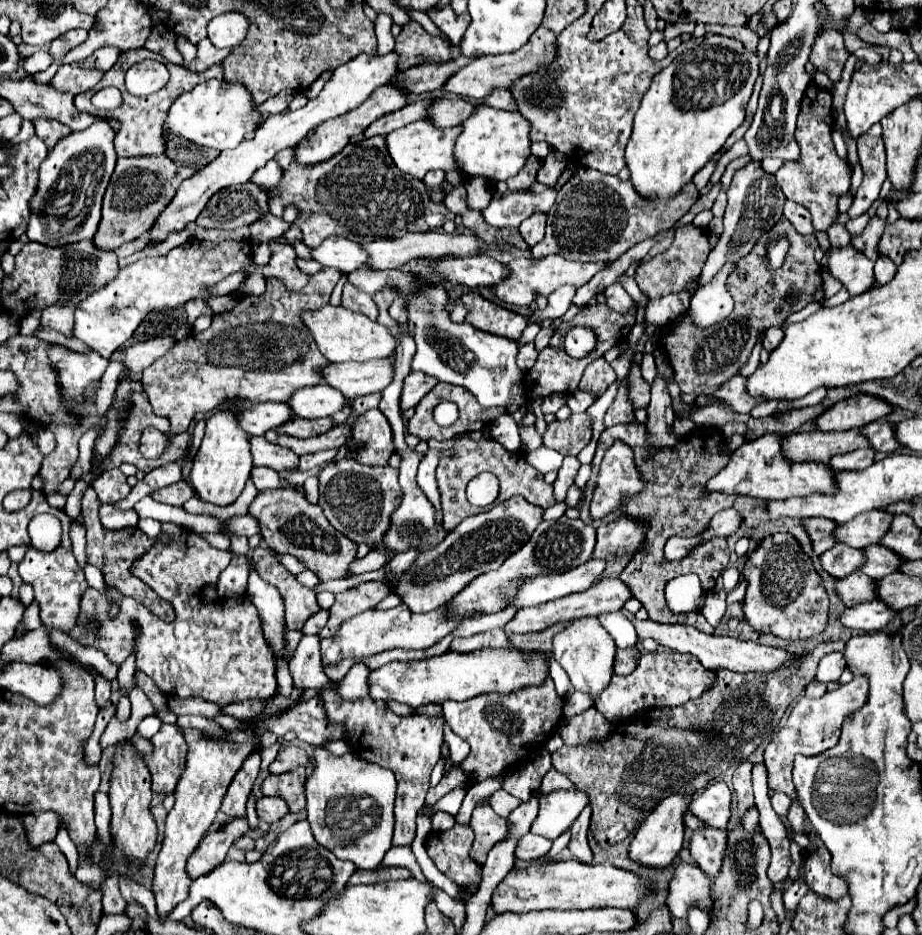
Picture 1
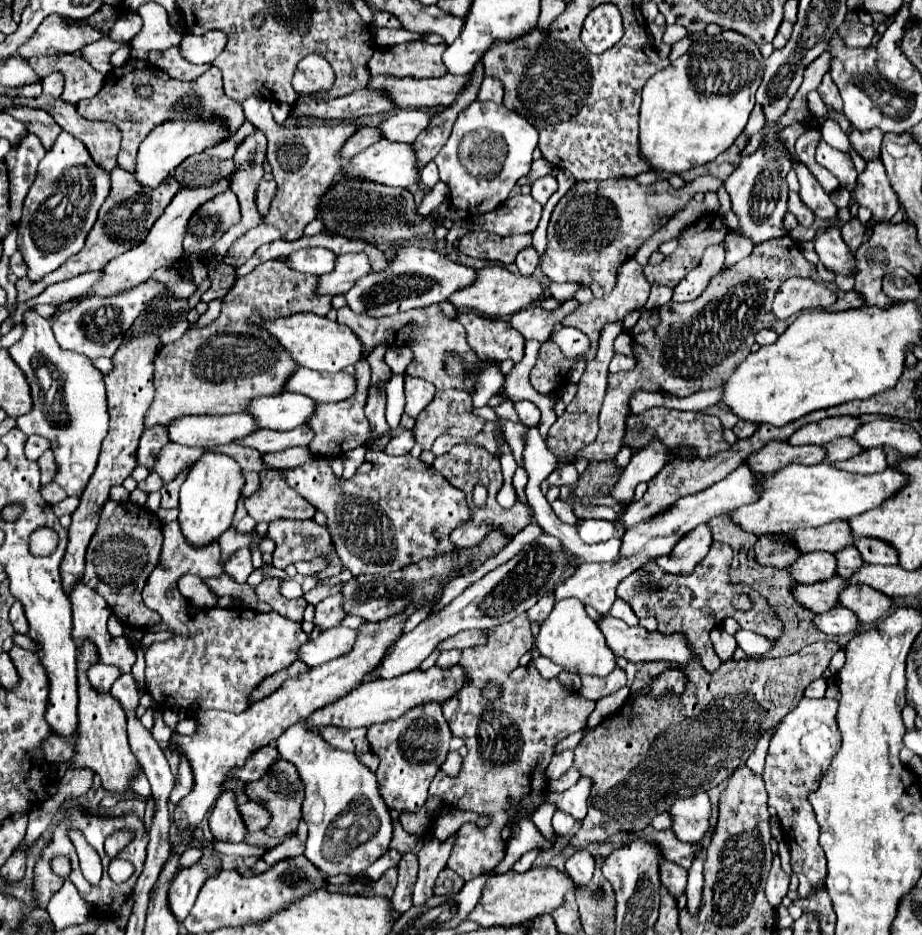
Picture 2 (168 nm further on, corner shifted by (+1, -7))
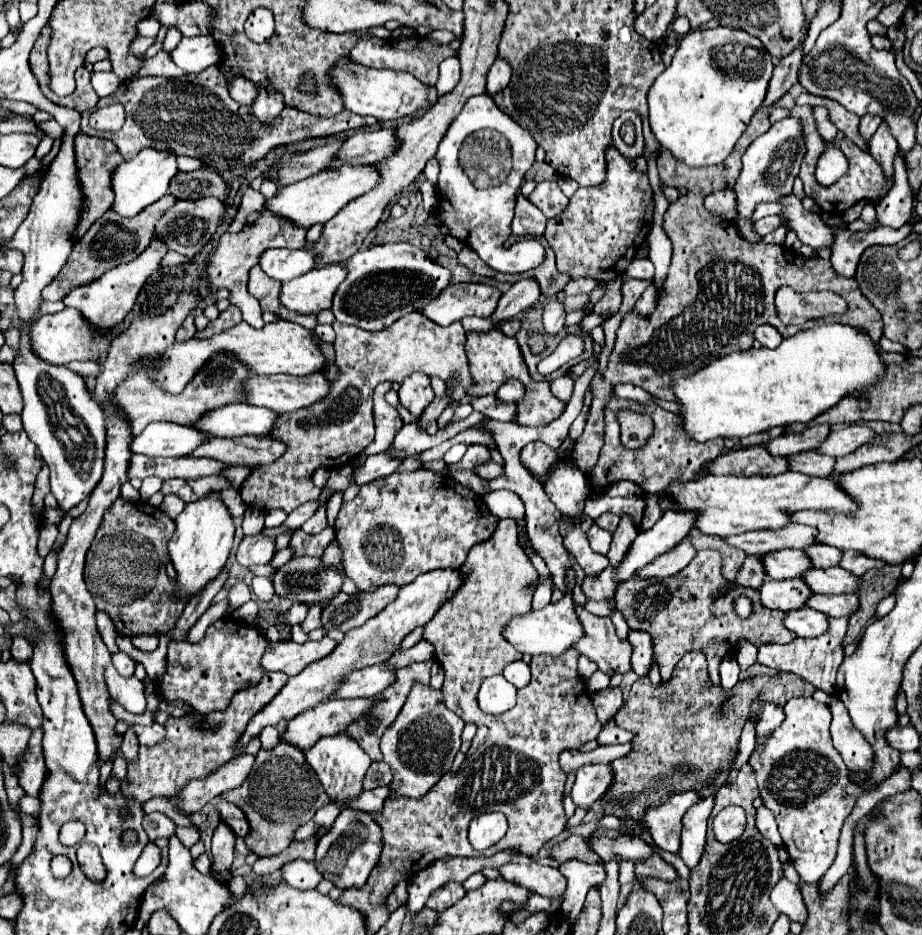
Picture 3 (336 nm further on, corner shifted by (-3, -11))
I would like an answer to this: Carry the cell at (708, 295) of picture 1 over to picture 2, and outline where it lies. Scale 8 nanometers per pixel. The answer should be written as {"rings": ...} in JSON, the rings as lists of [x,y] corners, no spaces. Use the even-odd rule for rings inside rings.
{"rings":[[[730,230],[724,238],[724,250],[726,250],[726,268],[734,266],[738,260],[746,258],[752,252],[752,242],[744,240],[742,236],[738,236],[734,230]]]}

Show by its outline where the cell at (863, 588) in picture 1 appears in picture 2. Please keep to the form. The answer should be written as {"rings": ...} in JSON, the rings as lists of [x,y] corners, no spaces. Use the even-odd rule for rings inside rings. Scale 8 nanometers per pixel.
{"rings":[[[834,576],[832,580],[824,580],[820,584],[798,584],[794,594],[798,602],[814,612],[830,612],[832,608],[840,606],[840,592],[848,586],[848,580],[842,576]]]}

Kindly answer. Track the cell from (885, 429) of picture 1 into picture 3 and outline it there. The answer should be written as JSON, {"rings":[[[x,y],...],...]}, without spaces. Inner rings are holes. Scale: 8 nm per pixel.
{"rings":[[[804,452],[788,458],[788,470],[802,472],[806,476],[826,478],[834,470],[834,462],[836,458],[832,456],[822,456],[818,452]]]}

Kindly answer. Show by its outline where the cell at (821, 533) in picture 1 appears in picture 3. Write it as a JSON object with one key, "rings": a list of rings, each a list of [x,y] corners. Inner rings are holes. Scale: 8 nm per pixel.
{"rings":[[[748,556],[744,562],[742,562],[742,566],[740,566],[740,572],[736,574],[736,578],[734,578],[734,586],[742,586],[742,588],[746,588],[746,586],[750,586],[750,588],[754,588],[754,590],[758,590],[760,588],[760,584],[764,582],[764,568],[762,568],[762,564],[760,564],[760,558],[758,556]]]}

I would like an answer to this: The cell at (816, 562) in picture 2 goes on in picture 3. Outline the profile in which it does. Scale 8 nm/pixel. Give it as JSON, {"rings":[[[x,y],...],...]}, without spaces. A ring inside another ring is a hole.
{"rings":[[[776,550],[768,552],[762,556],[764,572],[772,580],[788,580],[788,578],[798,578],[800,572],[806,572],[810,568],[808,558],[804,556],[802,550]]]}

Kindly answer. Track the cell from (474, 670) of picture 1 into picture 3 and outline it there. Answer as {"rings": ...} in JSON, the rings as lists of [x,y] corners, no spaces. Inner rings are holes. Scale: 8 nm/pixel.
{"rings":[[[368,698],[368,700],[328,700],[322,704],[316,704],[314,708],[308,708],[300,716],[294,716],[292,720],[288,720],[286,730],[280,734],[280,742],[292,744],[304,752],[304,750],[312,748],[320,738],[334,736],[336,732],[344,732],[354,720],[358,720],[364,712],[368,712],[372,702],[374,702],[374,698]]]}

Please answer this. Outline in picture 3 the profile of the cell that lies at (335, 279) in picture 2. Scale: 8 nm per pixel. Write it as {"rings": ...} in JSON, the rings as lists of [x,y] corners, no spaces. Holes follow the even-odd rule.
{"rings":[[[336,264],[336,268],[316,268],[296,280],[282,282],[280,304],[298,314],[320,314],[332,306],[332,292],[336,292],[340,280],[344,280],[342,264]]]}

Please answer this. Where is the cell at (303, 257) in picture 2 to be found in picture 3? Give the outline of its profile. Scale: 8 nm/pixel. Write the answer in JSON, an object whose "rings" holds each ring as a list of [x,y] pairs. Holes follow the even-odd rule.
{"rings":[[[270,248],[260,254],[258,266],[274,280],[284,282],[312,270],[312,252]]]}

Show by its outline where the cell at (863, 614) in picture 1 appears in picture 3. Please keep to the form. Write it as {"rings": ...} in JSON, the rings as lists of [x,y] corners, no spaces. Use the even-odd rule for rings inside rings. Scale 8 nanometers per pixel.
{"rings":[[[802,606],[798,610],[786,612],[782,618],[782,624],[790,632],[794,632],[796,636],[812,638],[812,636],[820,636],[820,632],[824,632],[826,620],[828,620],[828,616],[824,616],[822,612],[816,612],[808,606]]]}

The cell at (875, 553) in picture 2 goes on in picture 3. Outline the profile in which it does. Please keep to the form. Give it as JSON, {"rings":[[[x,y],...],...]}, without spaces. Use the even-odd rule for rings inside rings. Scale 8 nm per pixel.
{"rings":[[[844,552],[838,566],[848,570],[854,576],[862,576],[868,568],[880,568],[880,560],[868,560],[868,556],[860,556],[860,552]]]}

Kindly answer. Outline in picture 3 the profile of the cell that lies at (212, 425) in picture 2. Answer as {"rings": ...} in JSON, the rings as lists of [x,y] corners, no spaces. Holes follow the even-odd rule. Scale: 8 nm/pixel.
{"rings":[[[148,424],[140,436],[136,436],[130,442],[132,454],[144,454],[144,456],[186,456],[192,452],[192,448],[200,446],[208,436],[200,436],[200,432],[192,432],[188,426],[180,424]]]}

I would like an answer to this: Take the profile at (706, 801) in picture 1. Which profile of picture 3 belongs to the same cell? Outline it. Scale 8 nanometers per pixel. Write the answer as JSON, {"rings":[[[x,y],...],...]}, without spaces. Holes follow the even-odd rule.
{"rings":[[[678,792],[668,798],[668,802],[660,806],[648,806],[644,810],[642,822],[646,824],[654,844],[666,852],[680,850],[680,824],[684,812],[696,804],[700,796],[696,792]]]}

